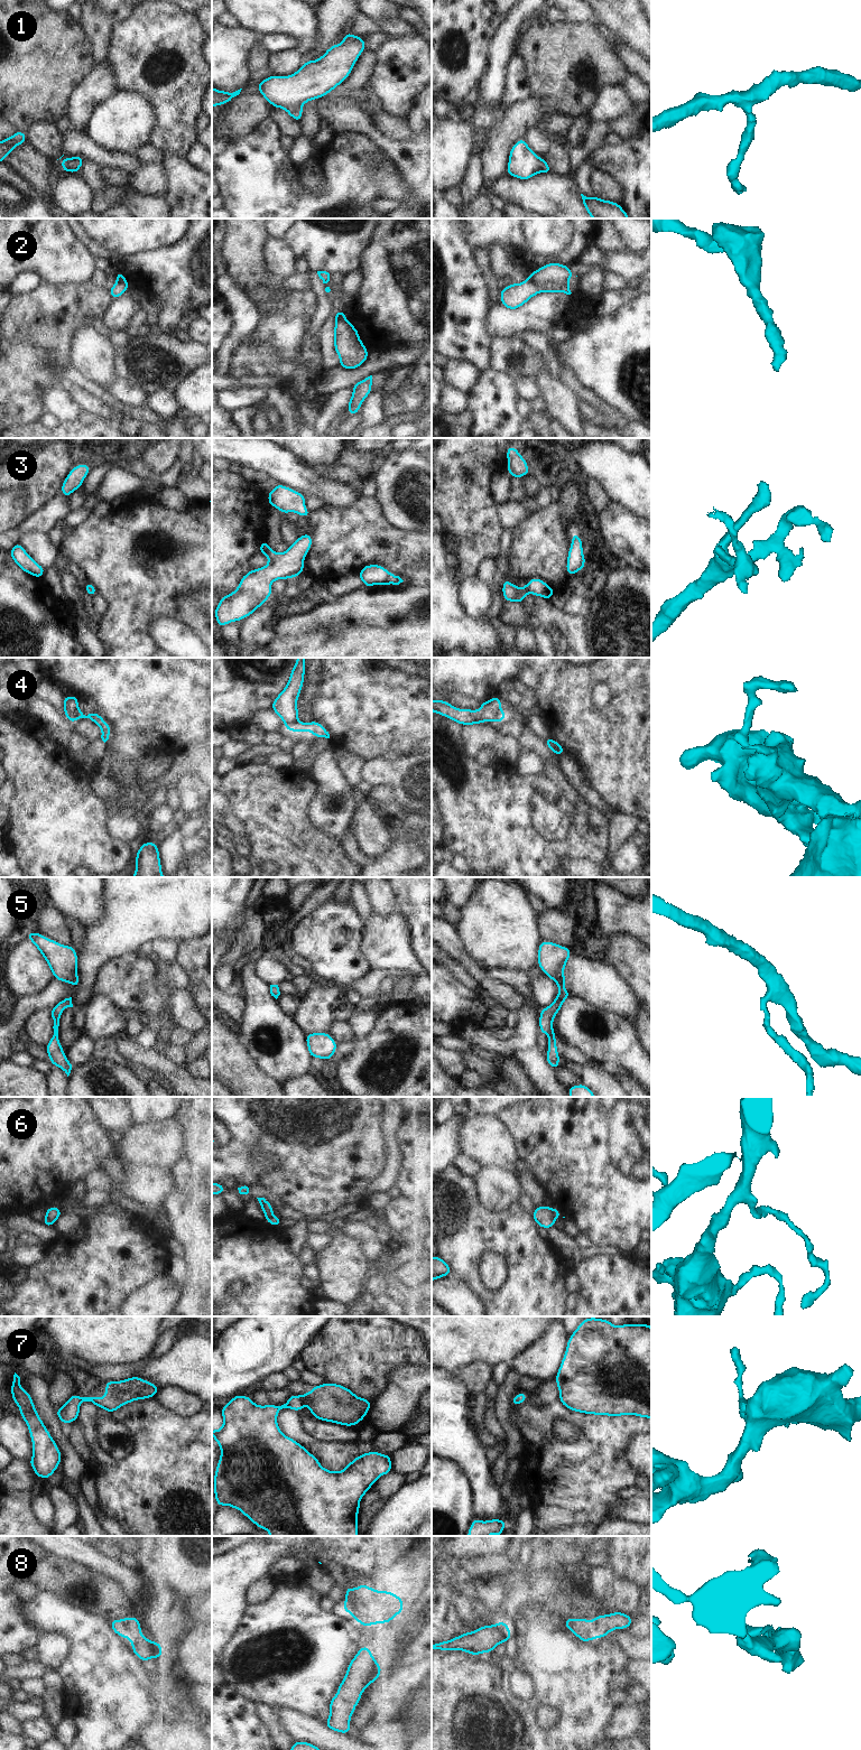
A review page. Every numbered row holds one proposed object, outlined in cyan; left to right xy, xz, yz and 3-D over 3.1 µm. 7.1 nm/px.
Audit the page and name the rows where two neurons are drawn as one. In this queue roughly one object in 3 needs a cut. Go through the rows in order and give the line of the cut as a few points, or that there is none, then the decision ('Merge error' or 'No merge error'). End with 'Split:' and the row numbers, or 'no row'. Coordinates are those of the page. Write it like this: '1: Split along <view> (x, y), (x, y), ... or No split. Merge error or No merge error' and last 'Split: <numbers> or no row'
1: No split. No merge error
2: No split. No merge error
3: No split. No merge error
4: Split along yz (500, 709), (496, 720). Merge error
5: No split. No merge error
6: No split. No merge error
7: Split along xz (298, 1396), (304, 1405). Merge error
8: No split. No merge error
Split: 4, 7

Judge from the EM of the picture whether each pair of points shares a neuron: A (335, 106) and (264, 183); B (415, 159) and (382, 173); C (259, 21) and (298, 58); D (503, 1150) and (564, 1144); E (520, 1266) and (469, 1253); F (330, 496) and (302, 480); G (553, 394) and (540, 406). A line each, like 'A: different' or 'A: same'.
A: different
B: different
C: different
D: different
E: same
F: same
G: different

